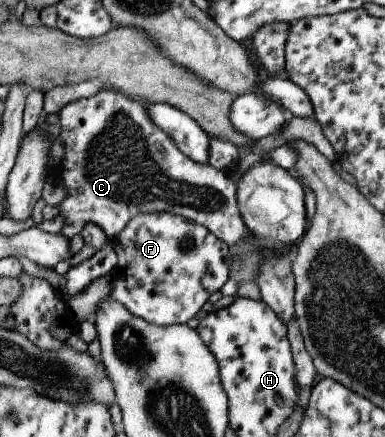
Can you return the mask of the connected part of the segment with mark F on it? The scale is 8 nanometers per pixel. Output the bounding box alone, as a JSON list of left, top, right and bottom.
[110,213,229,325]

